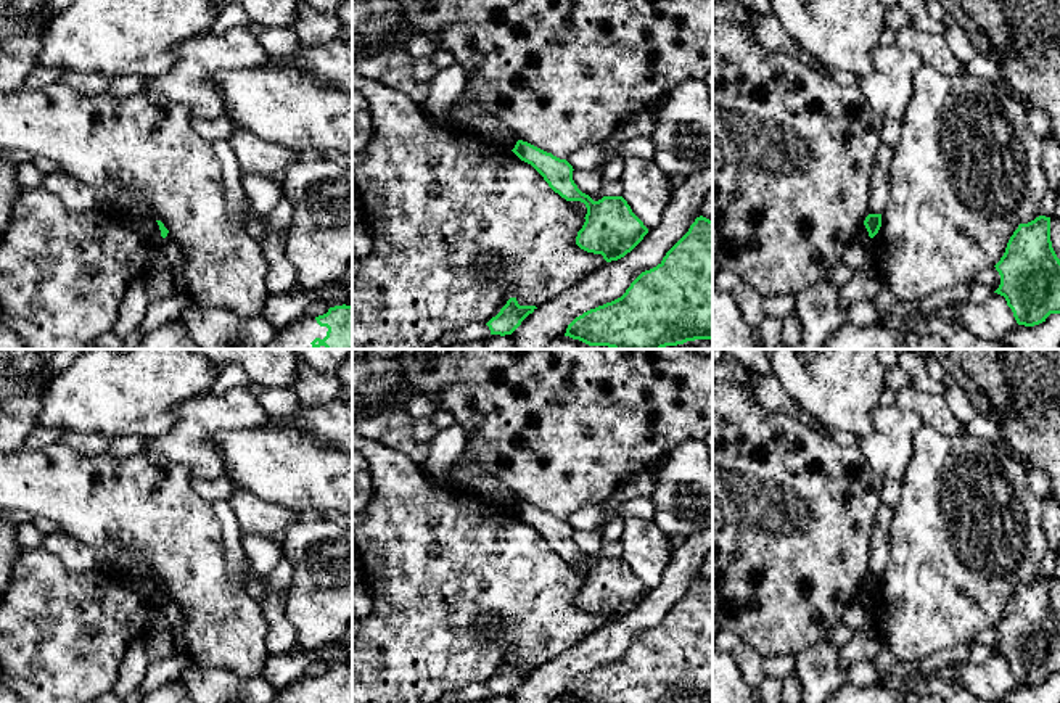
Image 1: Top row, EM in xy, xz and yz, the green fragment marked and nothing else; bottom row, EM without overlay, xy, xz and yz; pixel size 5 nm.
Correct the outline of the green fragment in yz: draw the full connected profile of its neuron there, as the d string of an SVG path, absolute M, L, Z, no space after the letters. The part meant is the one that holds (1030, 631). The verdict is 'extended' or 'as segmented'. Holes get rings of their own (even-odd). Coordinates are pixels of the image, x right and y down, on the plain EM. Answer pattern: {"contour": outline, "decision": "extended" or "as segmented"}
{"contour": "M1039 576L1020 584L994 627L1000 635L1000 645L994 653L1005 658L1018 685L1034 687L1050 674L1060 674L1060 619L1050 602L1050 578Z", "decision": "as segmented"}

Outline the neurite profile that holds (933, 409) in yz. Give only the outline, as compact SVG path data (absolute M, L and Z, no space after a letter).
M914 386L896 393L894 404L914 410L923 425L946 434L957 436L967 431L965 425L952 413L944 396L923 393Z

